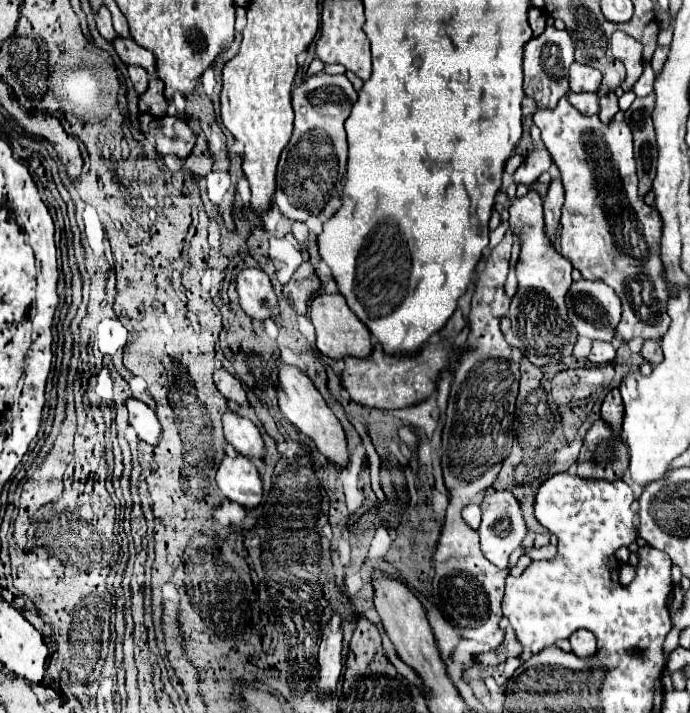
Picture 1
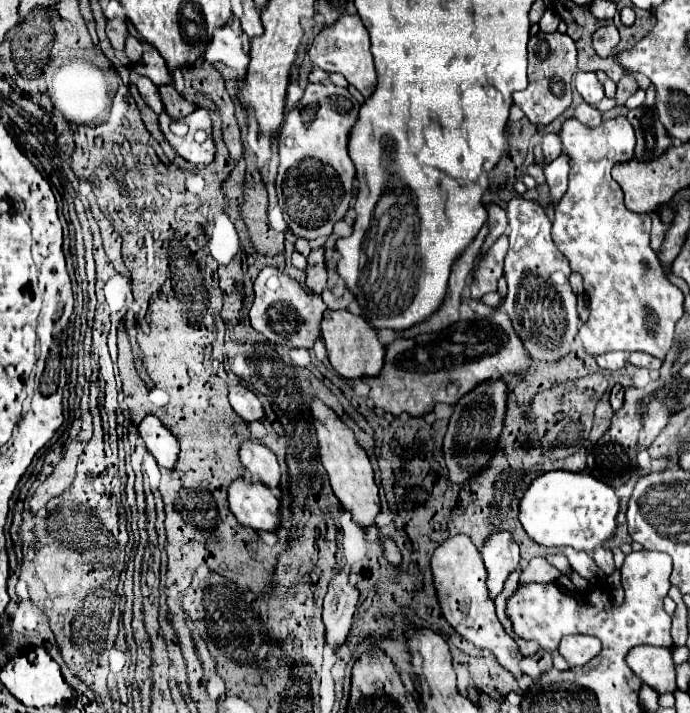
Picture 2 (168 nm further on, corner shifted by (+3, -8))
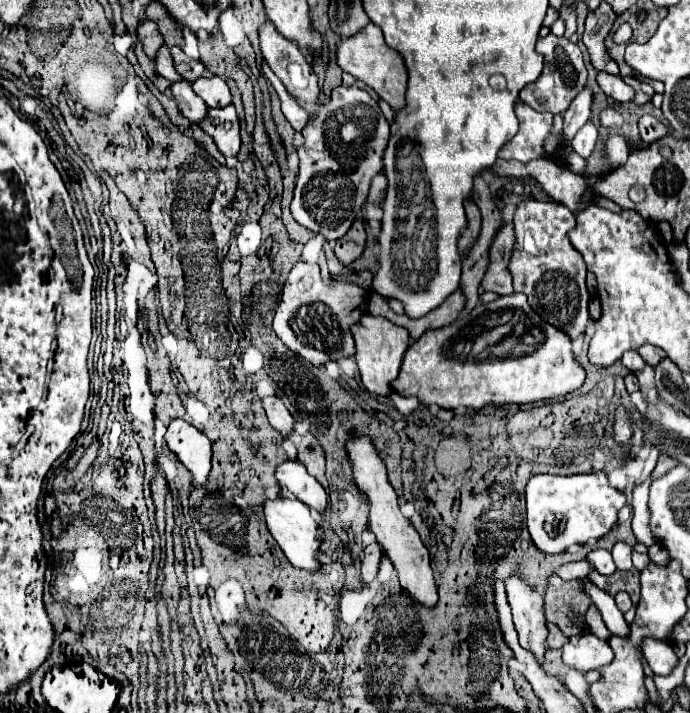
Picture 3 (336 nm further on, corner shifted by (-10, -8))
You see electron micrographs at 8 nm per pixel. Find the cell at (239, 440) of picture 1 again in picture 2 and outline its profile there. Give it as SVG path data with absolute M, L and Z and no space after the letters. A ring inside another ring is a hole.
M253 441L253 443L243 443L241 451L239 451L241 463L245 465L245 469L253 475L257 475L261 479L261 483L271 485L271 487L279 487L279 479L281 479L281 471L279 471L279 463L277 457L271 449L267 449L265 445Z

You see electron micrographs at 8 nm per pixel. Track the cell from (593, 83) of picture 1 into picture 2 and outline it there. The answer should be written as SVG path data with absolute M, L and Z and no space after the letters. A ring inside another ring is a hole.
M577 73L575 75L575 89L579 91L579 95L589 103L595 105L599 103L605 93L603 93L603 85L599 83L595 73Z

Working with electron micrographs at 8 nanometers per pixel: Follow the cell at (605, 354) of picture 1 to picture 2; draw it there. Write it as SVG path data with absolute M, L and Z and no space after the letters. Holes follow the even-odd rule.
M613 351L613 353L605 353L605 355L597 357L597 365L603 371L619 371L625 367L625 363L627 363L627 357L623 351Z

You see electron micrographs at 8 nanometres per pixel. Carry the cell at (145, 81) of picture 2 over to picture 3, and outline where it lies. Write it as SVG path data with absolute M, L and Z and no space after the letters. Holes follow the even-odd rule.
M174 81L174 83L170 85L170 89L172 89L174 101L178 103L180 113L182 113L188 121L196 123L196 121L200 121L200 119L206 117L208 107L206 107L204 101L192 91L192 87L190 87L188 81Z

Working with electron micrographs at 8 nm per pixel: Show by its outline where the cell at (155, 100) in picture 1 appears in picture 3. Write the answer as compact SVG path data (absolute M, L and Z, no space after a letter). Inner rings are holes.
M202 75L200 79L196 79L192 83L192 89L194 89L194 93L198 93L198 97L202 97L202 101L206 101L206 105L210 109L230 105L232 97L230 97L228 85L226 85L226 81L222 77Z

